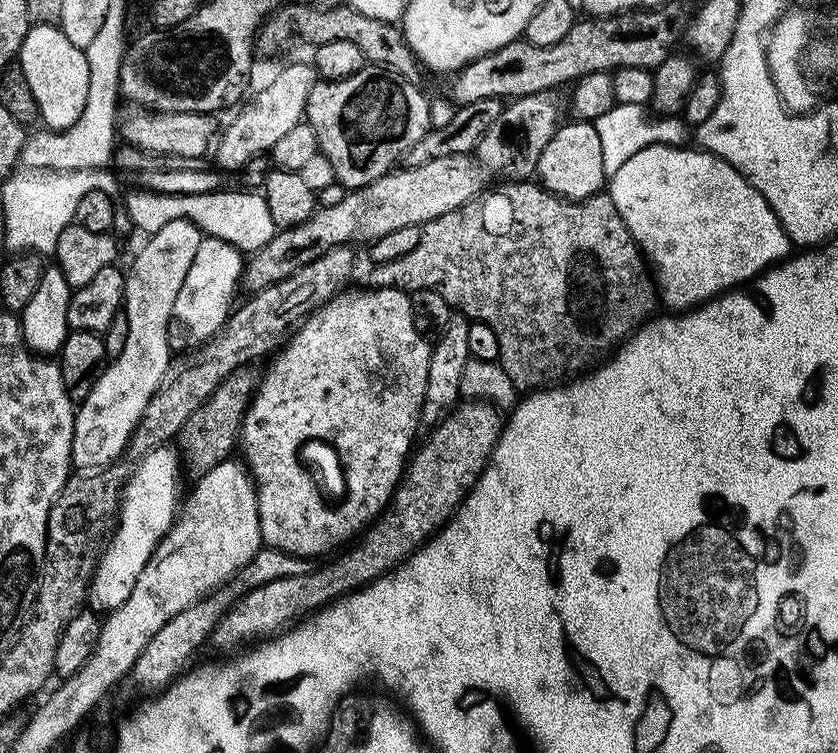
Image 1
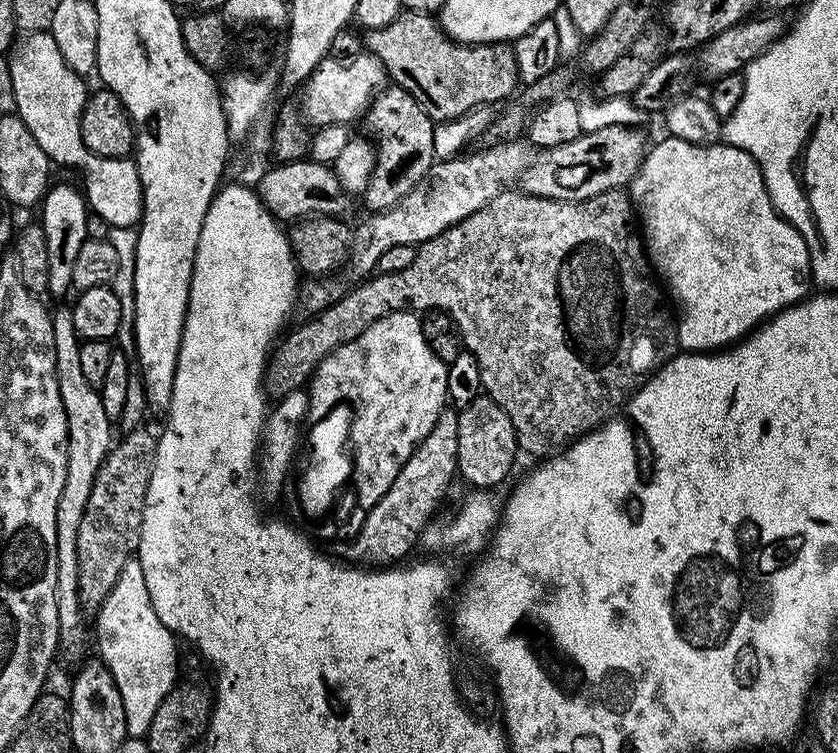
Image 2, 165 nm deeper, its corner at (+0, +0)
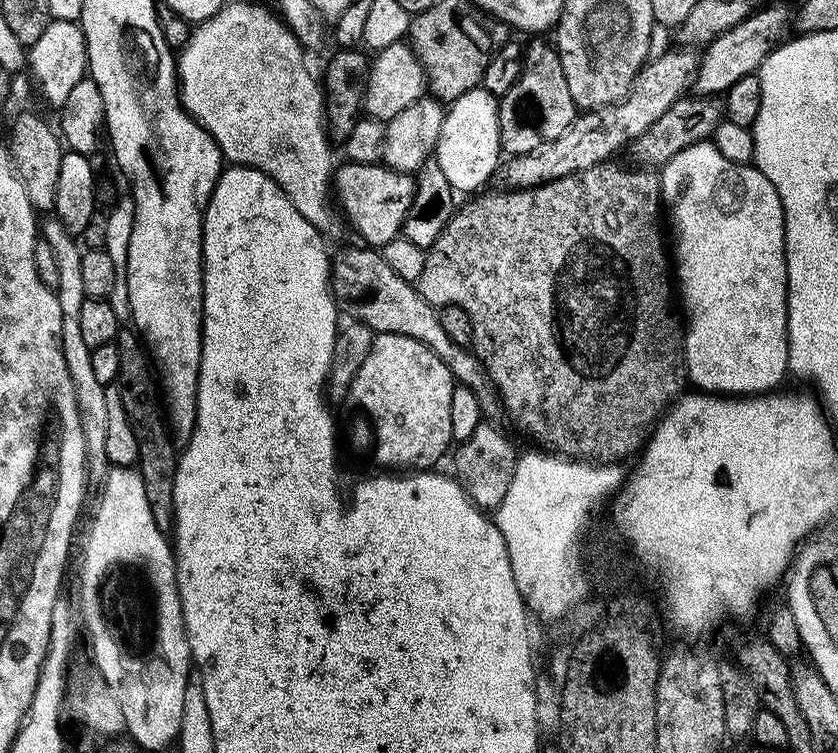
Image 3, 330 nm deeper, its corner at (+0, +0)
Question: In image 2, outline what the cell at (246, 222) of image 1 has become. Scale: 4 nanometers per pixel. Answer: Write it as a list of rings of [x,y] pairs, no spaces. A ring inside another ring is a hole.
[[[51,31],[27,33],[20,39],[12,46],[8,56],[15,113],[26,122],[53,165],[74,168],[83,175],[80,184],[92,212],[106,221],[109,227],[134,228],[144,208],[141,178],[135,161],[129,157],[100,157],[85,146],[79,124],[88,97],[87,83],[62,57]]]

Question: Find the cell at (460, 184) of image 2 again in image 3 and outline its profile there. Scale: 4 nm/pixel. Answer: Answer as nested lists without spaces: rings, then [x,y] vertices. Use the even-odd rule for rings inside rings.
[[[676,50],[680,52],[664,52],[661,56],[653,55],[640,69],[632,90],[617,104],[611,104],[599,110],[584,110],[559,138],[554,142],[546,142],[546,146],[538,146],[530,154],[508,156],[499,165],[498,176],[504,179],[503,187],[536,188],[539,184],[549,184],[558,178],[566,178],[575,172],[590,170],[594,166],[611,161],[619,148],[631,145],[639,136],[646,134],[674,102],[685,99],[686,93],[693,87],[696,79],[698,56],[692,50]]]

